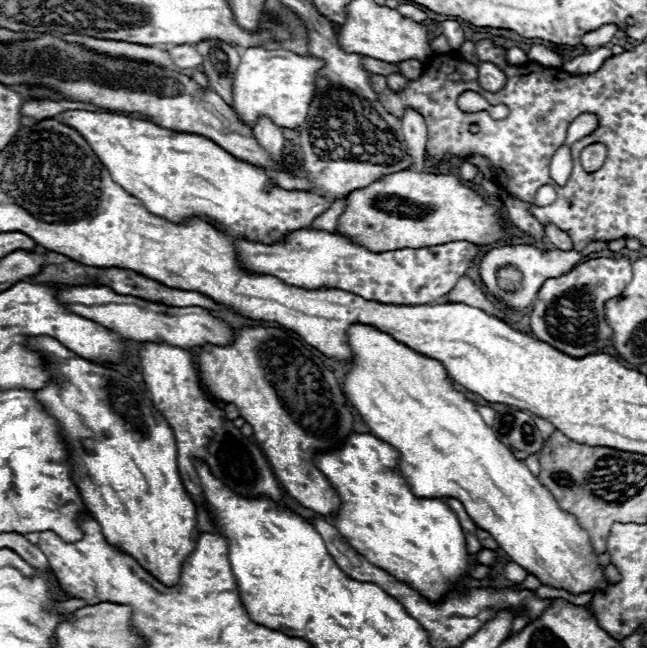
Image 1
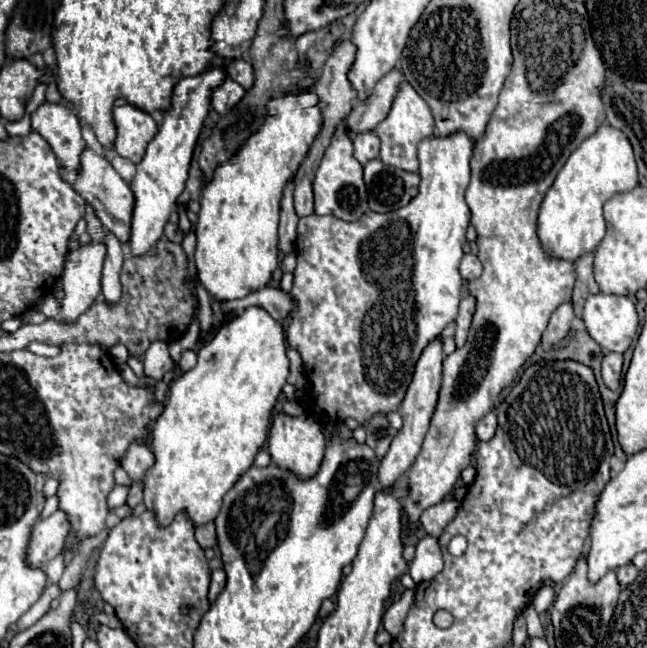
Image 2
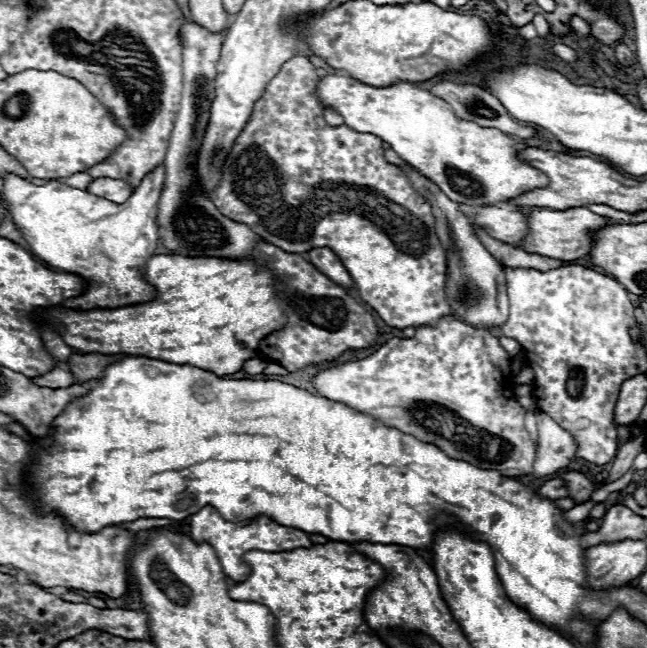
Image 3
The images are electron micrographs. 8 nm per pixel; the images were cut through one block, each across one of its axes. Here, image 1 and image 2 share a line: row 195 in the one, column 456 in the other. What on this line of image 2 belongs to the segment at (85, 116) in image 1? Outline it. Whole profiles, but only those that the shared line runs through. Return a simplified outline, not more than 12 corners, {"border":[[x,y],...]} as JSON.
{"border":[[474,142],[300,218],[286,342],[320,420],[400,406],[456,318]]}

